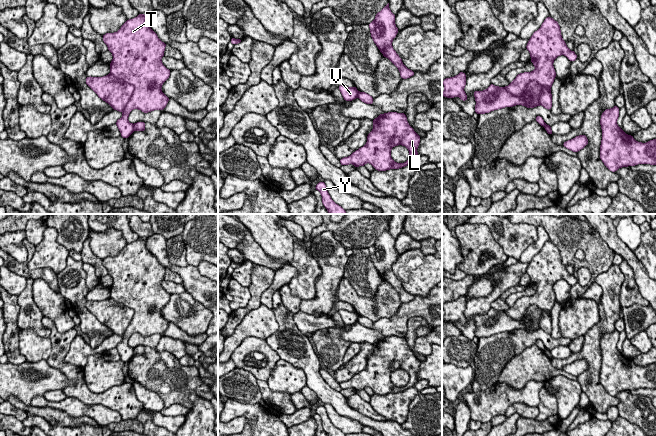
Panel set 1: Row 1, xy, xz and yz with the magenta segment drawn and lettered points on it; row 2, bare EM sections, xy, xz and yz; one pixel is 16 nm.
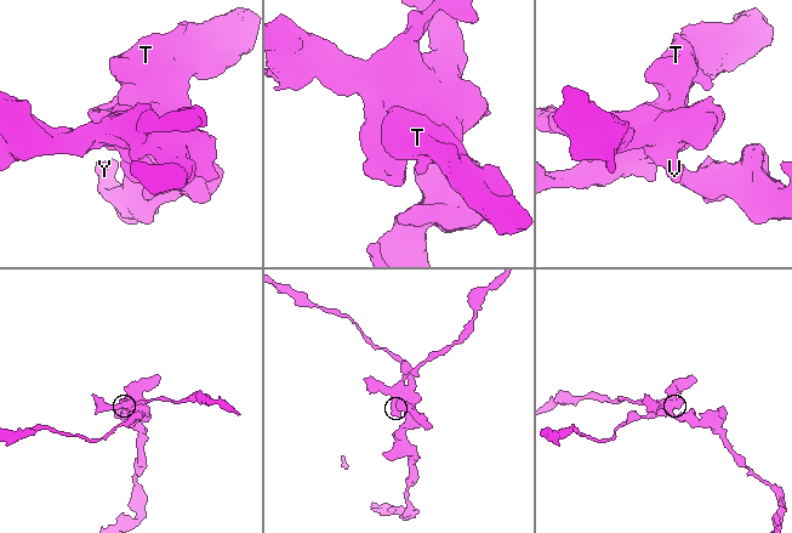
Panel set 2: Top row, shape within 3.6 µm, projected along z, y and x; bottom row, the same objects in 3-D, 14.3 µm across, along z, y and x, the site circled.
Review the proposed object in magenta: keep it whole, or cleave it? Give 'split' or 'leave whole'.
split

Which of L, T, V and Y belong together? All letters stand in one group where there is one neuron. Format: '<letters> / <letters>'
L Y / T V

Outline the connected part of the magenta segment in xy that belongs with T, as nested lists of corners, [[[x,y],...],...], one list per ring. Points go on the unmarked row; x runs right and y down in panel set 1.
[[[145,238],[127,244],[117,256],[106,257],[102,262],[113,279],[110,298],[134,310],[132,321],[116,346],[121,360],[128,362],[134,355],[134,348],[128,345],[133,333],[144,337],[163,334],[169,325],[161,314],[171,296],[161,285],[166,267],[146,248]]]

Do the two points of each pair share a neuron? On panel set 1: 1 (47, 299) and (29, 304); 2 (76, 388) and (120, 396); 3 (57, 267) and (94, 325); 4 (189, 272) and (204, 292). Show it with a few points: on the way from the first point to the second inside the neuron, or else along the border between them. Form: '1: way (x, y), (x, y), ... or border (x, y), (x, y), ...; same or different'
1: border (34, 279), (32, 287), (33, 301), (44, 316); different
2: way (87, 397), (109, 398); same
3: border (68, 255), (65, 267), (57, 274); different
4: way (191, 277), (199, 287); same

